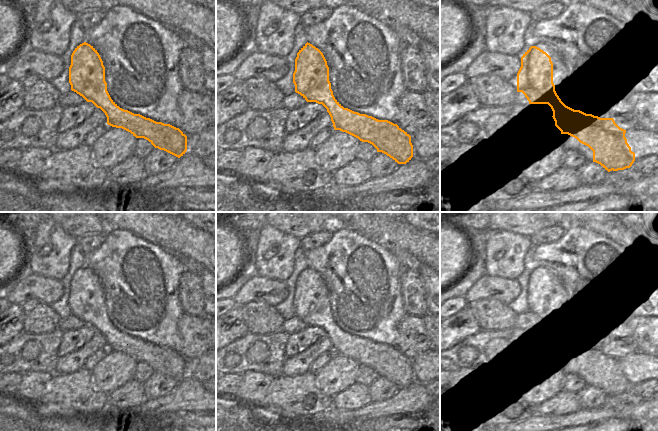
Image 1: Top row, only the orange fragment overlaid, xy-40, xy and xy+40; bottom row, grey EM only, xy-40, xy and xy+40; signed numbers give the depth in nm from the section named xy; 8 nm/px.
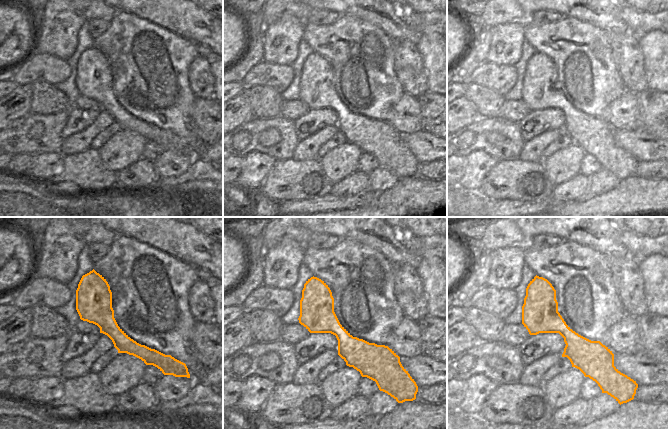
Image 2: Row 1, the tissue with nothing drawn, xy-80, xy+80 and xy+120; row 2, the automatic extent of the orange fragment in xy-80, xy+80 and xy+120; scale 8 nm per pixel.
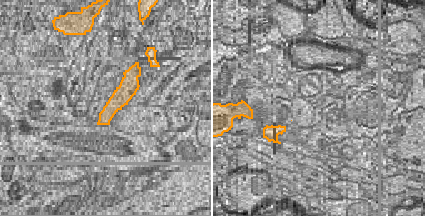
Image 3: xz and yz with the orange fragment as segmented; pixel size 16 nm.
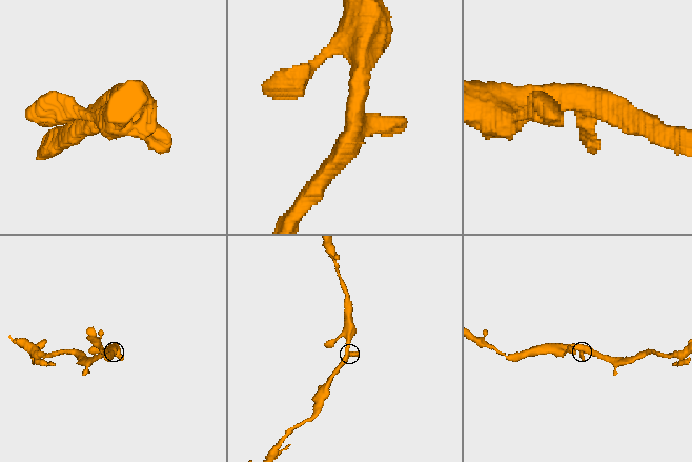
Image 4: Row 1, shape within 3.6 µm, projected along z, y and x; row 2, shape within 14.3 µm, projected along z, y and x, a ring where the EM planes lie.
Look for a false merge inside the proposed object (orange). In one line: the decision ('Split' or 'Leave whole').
Leave whole

